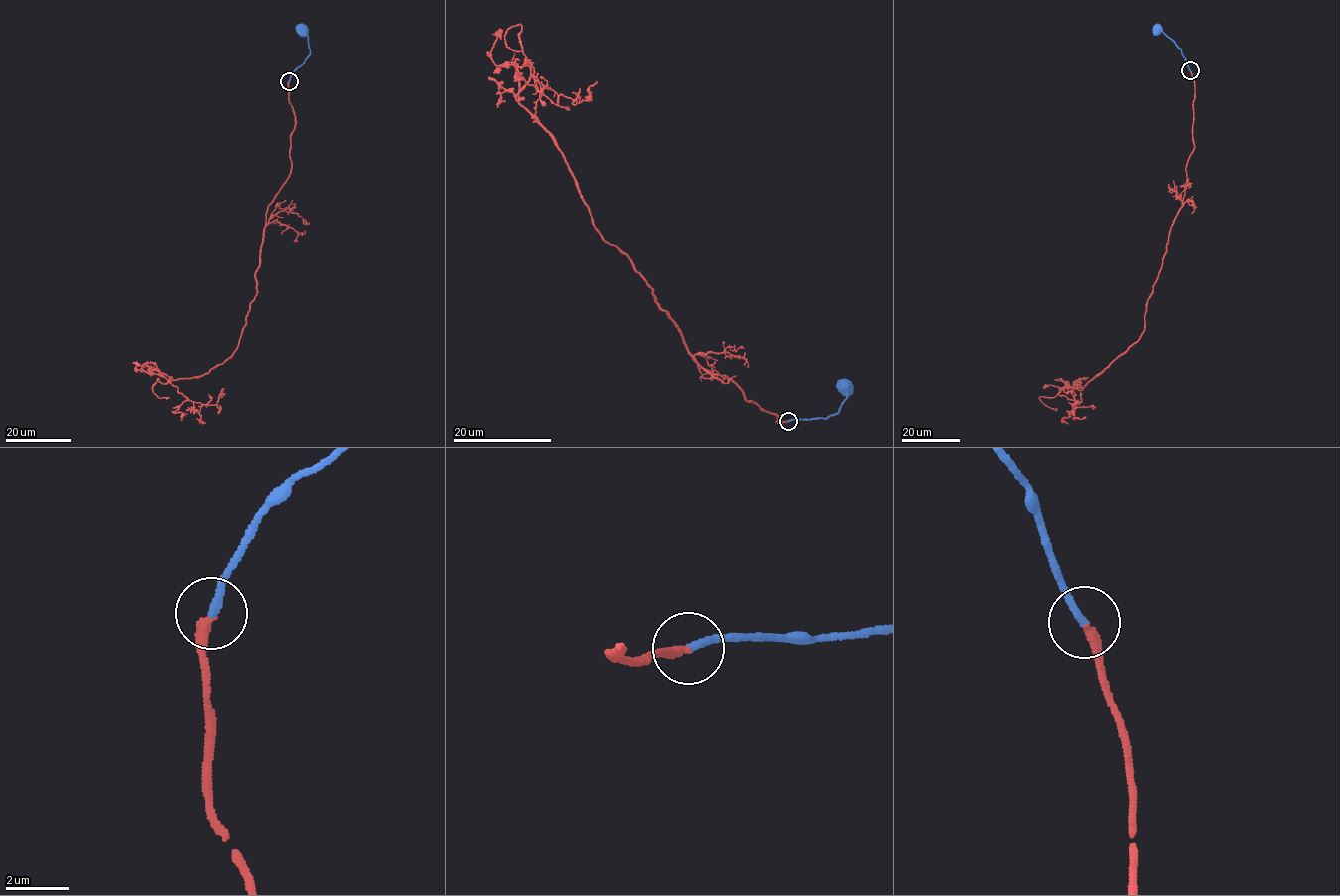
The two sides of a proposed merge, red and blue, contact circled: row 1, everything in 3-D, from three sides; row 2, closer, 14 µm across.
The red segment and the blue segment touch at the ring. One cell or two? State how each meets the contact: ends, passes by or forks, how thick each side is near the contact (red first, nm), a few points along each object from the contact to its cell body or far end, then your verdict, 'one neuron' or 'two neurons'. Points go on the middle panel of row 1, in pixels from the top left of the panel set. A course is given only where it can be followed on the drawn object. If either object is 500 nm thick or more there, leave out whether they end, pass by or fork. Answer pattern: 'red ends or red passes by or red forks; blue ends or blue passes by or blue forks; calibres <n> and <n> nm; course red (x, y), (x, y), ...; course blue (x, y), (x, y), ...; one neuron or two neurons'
red ends; blue ends; calibres 320 and 260 nm; course red (788, 421), (687, 352), (519, 103), (528, 60), (556, 104), (597, 81); course blue (788, 421), (828, 418), (838, 412), (847, 394), (848, 383), (845, 384); one neuron

